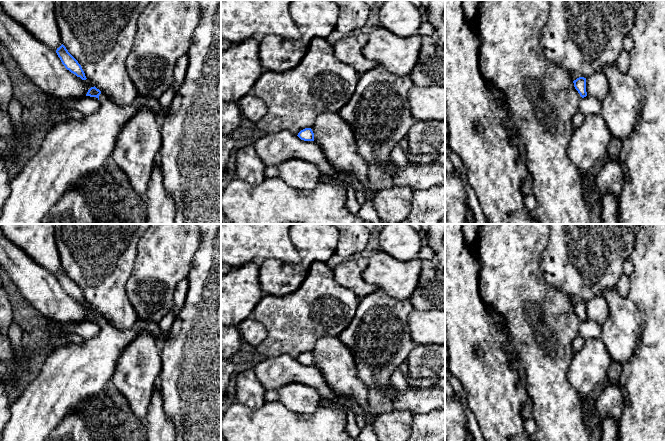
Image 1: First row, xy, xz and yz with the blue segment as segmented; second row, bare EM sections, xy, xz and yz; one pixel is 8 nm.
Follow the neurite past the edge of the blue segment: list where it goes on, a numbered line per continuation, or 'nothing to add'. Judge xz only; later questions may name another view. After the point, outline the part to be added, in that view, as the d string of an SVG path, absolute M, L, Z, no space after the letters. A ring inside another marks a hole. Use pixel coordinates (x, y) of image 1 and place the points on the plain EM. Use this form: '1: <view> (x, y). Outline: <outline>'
nothing to add

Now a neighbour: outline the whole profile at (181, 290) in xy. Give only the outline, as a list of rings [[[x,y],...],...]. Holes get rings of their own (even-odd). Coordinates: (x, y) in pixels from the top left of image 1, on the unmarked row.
[[[188,279],[180,281],[175,288],[174,302],[179,308],[181,308],[185,303],[188,288],[189,288]]]

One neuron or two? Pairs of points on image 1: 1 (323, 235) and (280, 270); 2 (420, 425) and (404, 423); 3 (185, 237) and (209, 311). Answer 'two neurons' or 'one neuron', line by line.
1: one neuron
2: two neurons
3: two neurons

